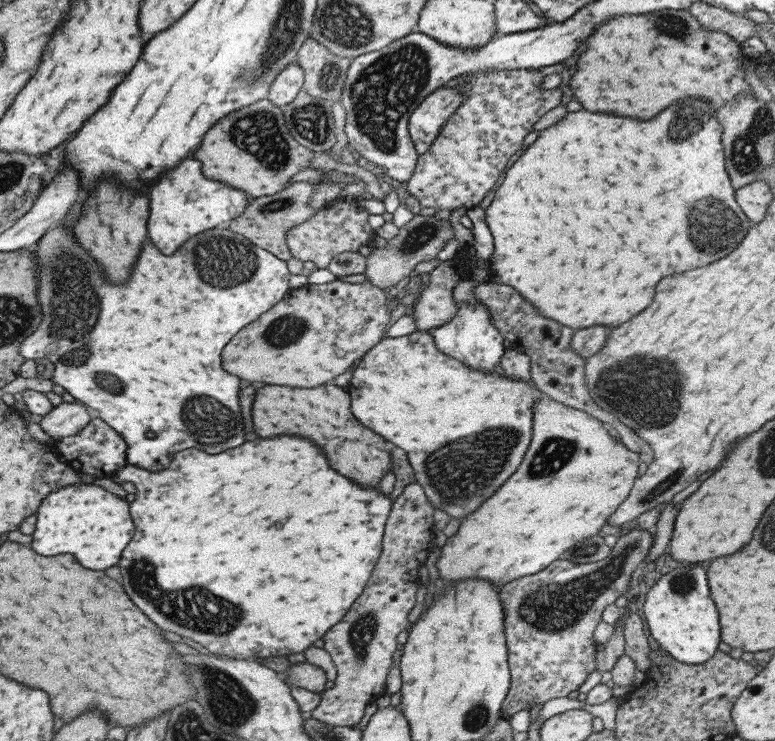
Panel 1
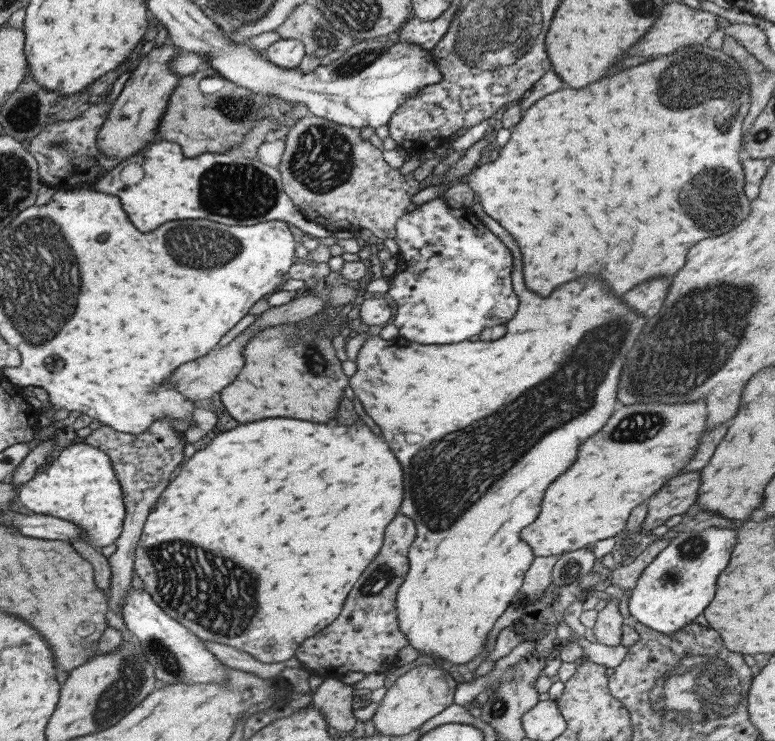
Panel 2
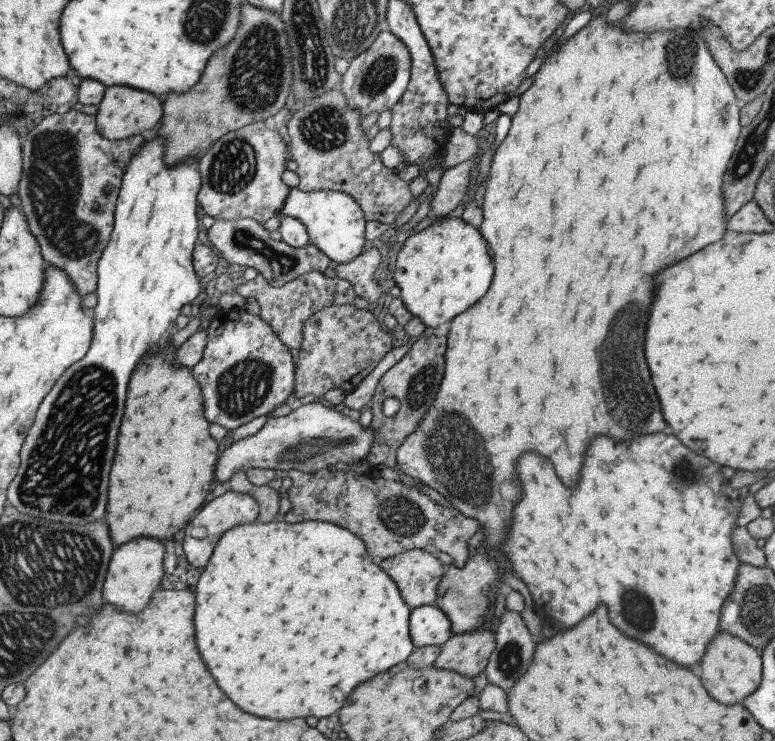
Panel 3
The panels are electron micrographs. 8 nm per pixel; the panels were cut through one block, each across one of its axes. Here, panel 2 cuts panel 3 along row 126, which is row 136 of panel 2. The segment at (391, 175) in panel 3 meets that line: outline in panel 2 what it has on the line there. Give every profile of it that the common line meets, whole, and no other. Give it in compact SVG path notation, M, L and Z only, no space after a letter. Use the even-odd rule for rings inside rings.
M310 114L298 120L287 136L278 168L283 189L307 218L324 225L326 230L366 228L378 238L394 238L396 223L401 216L407 214L411 198L415 194L424 195L420 189L422 184L414 179L413 173L404 175L400 169L389 166L382 157L383 150L362 139L357 128Z

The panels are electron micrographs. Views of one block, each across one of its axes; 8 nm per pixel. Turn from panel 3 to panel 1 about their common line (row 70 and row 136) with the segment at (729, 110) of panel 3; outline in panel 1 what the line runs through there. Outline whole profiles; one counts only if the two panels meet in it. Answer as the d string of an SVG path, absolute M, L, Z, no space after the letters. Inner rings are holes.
M686 98L686 100L674 102L670 108L664 108L658 116L650 118L648 122L640 118L578 110L578 112L568 112L558 124L542 130L536 142L512 164L512 168L505 170L506 176L502 184L498 186L492 202L485 209L485 223L494 237L494 252L489 260L490 282L512 286L528 302L532 302L540 310L542 316L568 326L576 332L598 326L598 324L620 326L622 322L630 320L632 316L642 312L652 302L652 296L656 292L654 286L658 284L656 280L662 280L664 276L678 274L690 268L706 266L714 260L724 258L728 252L732 252L732 248L736 248L742 242L742 238L746 236L752 224L735 199L735 188L725 165L726 159L722 144L724 129L717 116L712 116L717 111L717 108L712 108L704 100Z

